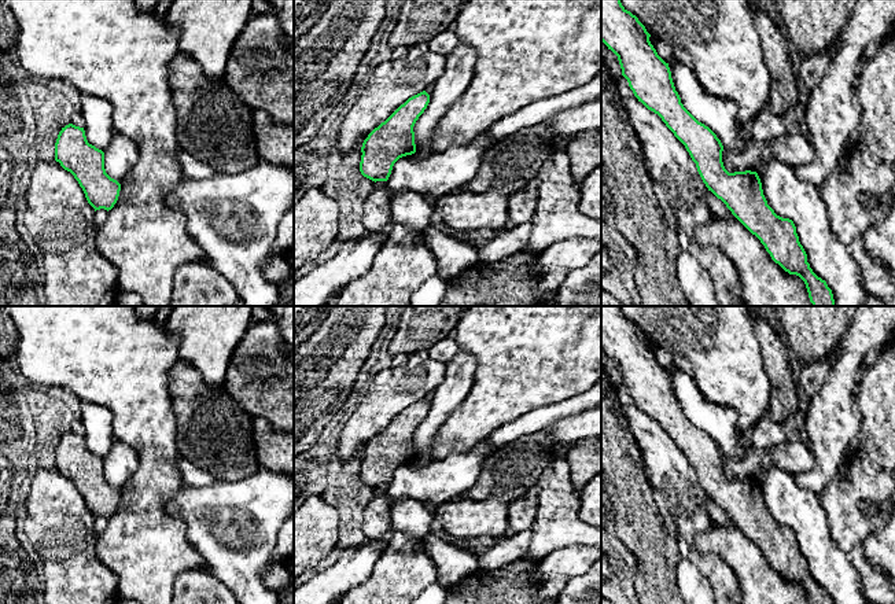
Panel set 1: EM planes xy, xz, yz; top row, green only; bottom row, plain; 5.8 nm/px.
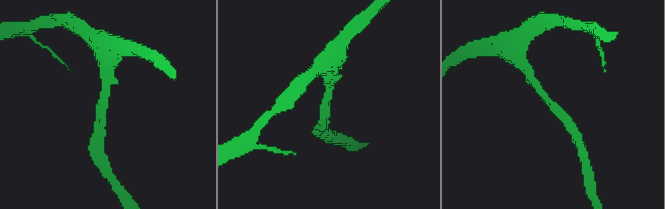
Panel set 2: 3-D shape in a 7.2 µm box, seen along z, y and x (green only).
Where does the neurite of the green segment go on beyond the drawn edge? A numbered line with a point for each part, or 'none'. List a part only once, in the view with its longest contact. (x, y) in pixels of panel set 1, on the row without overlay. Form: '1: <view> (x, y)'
none

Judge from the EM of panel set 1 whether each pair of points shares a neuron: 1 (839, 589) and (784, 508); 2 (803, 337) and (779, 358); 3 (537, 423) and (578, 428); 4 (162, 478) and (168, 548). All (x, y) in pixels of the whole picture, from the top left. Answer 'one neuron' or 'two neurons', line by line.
1: one neuron
2: two neurons
3: two neurons
4: one neuron

